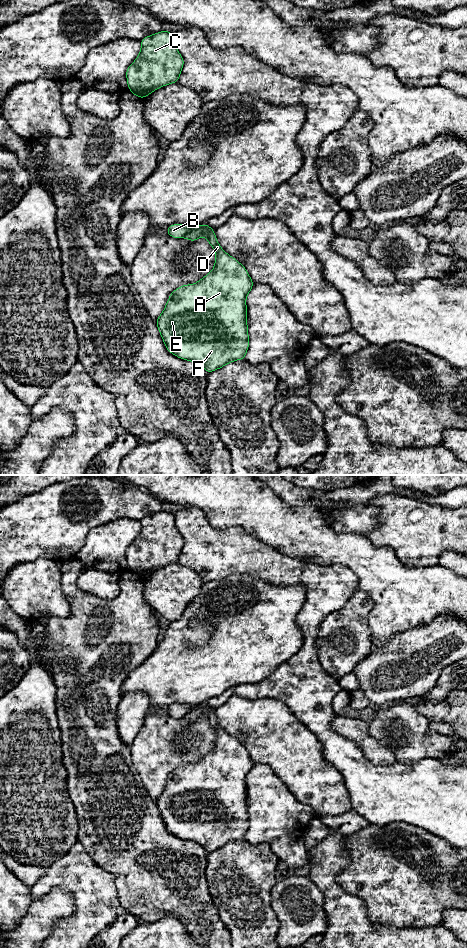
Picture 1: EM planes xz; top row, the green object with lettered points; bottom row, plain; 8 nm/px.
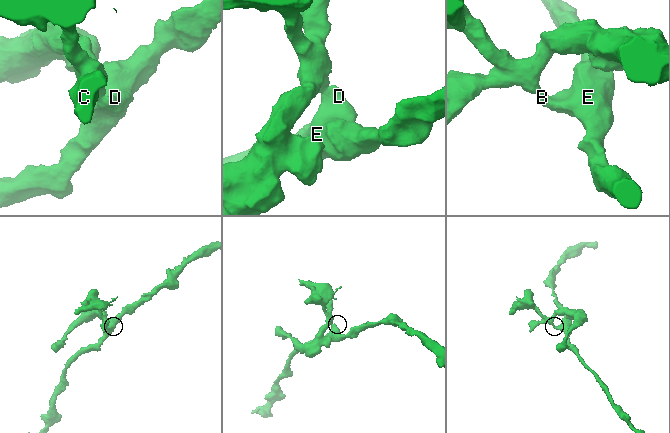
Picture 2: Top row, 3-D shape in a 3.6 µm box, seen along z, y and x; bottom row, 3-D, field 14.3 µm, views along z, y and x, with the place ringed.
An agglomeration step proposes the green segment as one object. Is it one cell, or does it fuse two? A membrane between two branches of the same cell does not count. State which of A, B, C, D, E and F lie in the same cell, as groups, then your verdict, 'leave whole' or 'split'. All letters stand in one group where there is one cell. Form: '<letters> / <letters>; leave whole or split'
A D E F / B C; split

